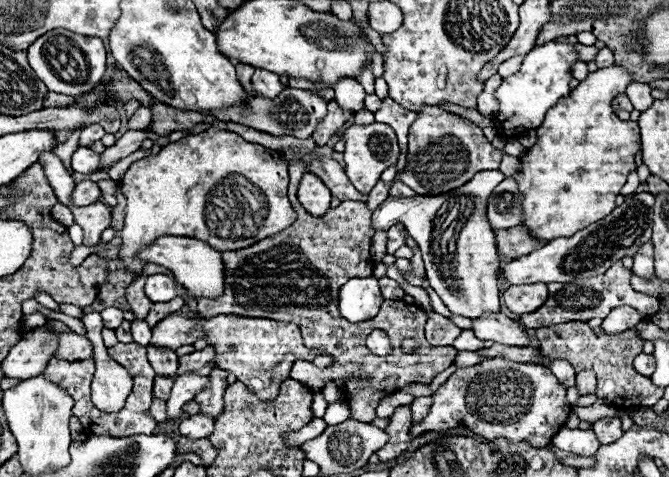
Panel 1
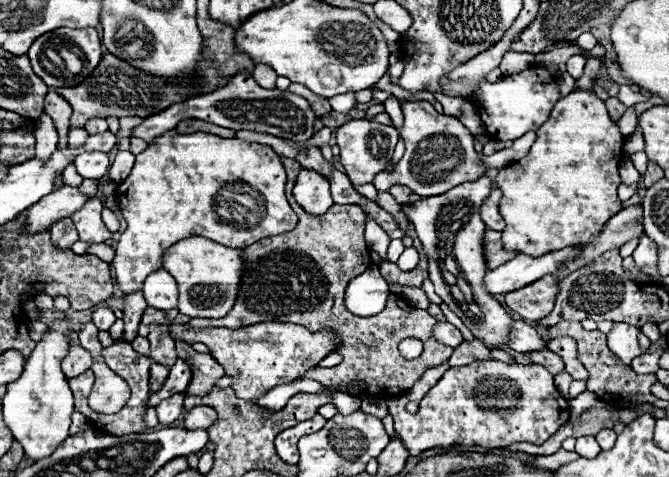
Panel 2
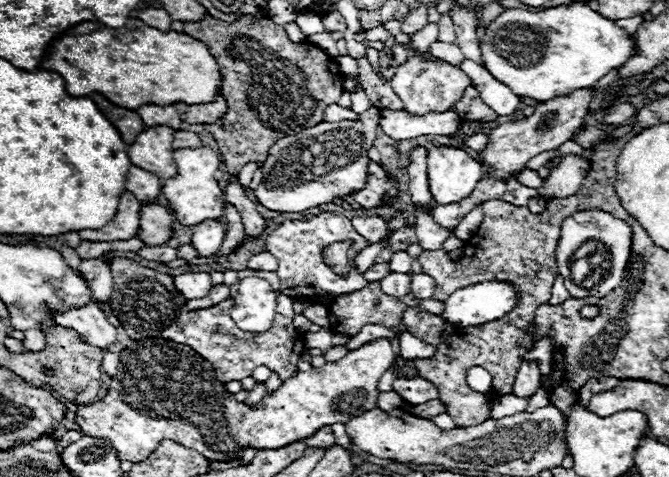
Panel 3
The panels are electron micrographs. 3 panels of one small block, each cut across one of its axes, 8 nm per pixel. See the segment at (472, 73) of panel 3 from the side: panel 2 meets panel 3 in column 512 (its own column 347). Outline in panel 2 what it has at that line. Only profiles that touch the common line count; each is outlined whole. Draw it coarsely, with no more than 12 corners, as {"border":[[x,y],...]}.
{"border":[[354,92],[328,98],[332,110],[348,114],[354,108]]}

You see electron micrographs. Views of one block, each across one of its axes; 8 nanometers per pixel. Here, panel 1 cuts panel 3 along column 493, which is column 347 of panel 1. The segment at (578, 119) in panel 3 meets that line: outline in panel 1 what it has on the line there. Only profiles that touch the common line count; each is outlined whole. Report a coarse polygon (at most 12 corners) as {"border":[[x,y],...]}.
{"border":[[350,126],[346,174],[368,194],[398,162],[390,126]]}

